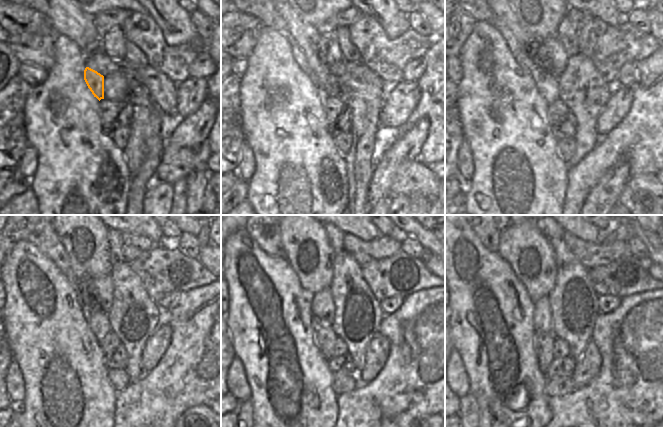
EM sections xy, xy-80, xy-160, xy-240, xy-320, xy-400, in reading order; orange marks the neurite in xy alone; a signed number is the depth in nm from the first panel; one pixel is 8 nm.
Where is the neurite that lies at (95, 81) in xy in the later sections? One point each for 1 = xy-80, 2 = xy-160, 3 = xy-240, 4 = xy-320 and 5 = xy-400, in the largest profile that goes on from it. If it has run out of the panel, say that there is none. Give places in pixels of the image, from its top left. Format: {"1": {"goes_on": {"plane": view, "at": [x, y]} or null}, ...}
{"1": {"goes_on": {"plane": "xy-80", "at": [297, 54]}}, "2": {"goes_on": {"plane": "xy-160", "at": [513, 44]}}, "3": {"goes_on": {"plane": "xy-240", "at": [42, 235]}}, "4": {"goes_on": {"plane": "xy-320", "at": [266, 235]}}, "5": {"goes_on": {"plane": "xy-400", "at": [489, 235]}}}

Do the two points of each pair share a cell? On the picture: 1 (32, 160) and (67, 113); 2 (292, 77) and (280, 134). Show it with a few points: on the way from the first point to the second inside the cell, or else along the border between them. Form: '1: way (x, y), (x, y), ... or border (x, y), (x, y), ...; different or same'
1: border (28, 144), (37, 156), (36, 171), (31, 177); different
2: way (282, 91), (282, 120); same

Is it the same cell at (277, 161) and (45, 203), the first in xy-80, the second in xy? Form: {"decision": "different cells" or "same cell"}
{"decision": "same cell"}

